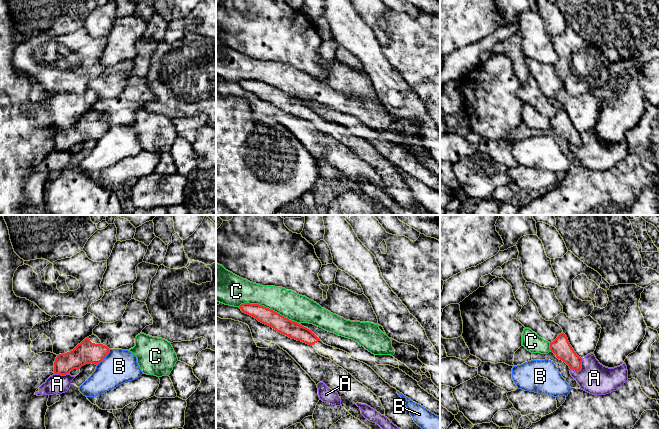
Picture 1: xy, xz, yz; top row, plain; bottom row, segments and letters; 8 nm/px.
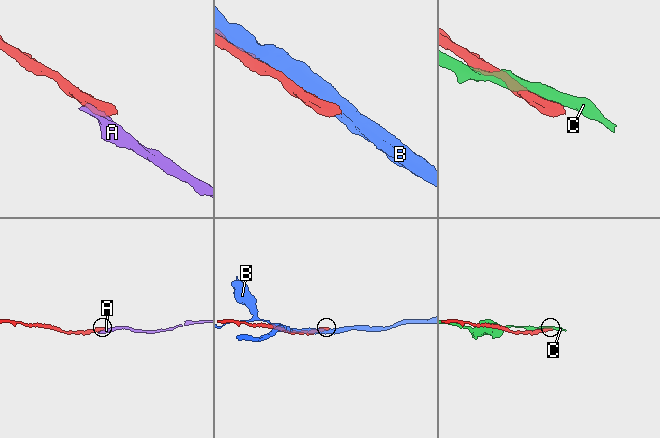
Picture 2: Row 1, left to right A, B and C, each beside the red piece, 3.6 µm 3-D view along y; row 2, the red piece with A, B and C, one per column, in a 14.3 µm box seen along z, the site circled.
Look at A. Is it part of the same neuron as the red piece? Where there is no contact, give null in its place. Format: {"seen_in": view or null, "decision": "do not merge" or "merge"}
{"seen_in": "yz", "decision": "do not merge"}

